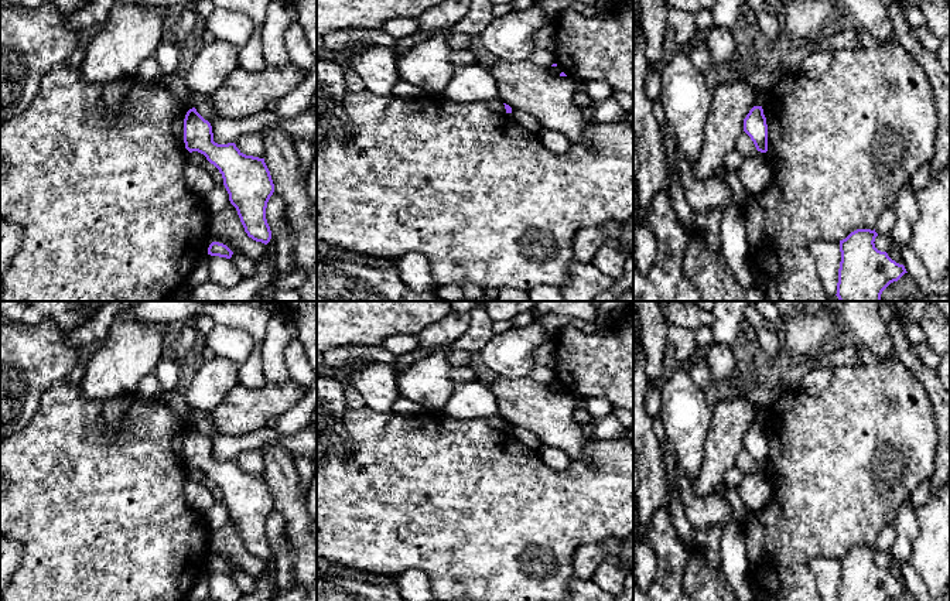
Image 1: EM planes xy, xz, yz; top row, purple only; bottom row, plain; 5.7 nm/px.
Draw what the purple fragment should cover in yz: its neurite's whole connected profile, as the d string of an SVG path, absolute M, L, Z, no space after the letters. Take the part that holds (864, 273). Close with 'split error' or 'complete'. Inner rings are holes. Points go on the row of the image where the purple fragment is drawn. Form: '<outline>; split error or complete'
M857 229L840 240L837 297L840 301L881 301L882 291L906 272L886 252L875 247L878 233Z; complete

